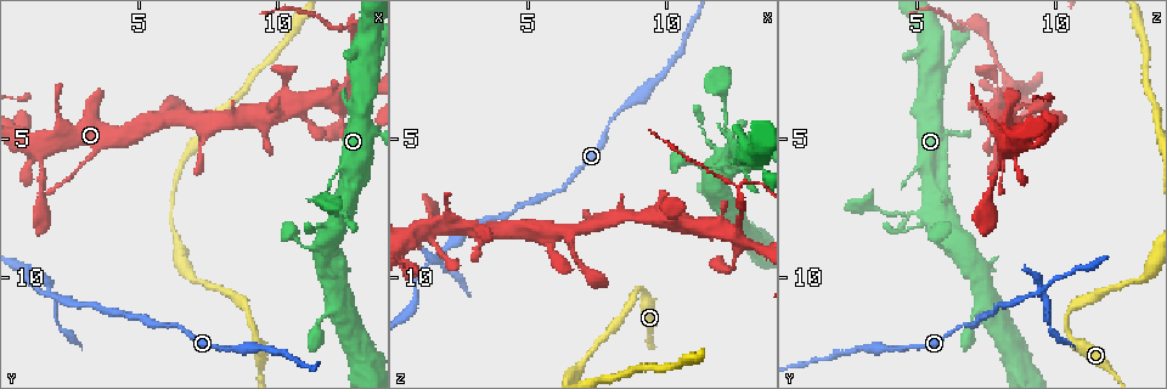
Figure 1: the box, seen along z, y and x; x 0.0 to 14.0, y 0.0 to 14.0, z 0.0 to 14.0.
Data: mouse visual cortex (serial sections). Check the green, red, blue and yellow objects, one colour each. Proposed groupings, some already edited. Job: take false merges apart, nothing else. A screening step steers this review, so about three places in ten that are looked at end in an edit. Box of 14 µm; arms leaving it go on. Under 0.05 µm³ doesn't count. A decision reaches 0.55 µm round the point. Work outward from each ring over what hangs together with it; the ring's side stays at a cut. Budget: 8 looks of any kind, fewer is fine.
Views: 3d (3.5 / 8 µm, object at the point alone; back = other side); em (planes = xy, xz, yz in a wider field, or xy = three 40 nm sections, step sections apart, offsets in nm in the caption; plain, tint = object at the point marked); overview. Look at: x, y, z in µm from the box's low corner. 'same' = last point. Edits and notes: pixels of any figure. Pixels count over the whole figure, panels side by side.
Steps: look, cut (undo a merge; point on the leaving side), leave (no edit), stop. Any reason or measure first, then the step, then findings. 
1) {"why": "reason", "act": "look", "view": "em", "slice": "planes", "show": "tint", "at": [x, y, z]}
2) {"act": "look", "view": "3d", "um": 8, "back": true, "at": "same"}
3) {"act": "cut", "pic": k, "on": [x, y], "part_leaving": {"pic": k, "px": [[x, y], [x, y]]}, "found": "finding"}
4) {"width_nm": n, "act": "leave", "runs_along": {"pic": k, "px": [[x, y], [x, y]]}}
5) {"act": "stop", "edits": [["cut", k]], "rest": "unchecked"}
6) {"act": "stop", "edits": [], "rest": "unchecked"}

{"why": "side arm on a straight run", "act": "look", "view": "3d", "um": 8, "at": [1.8, 10.7, 9.2]}

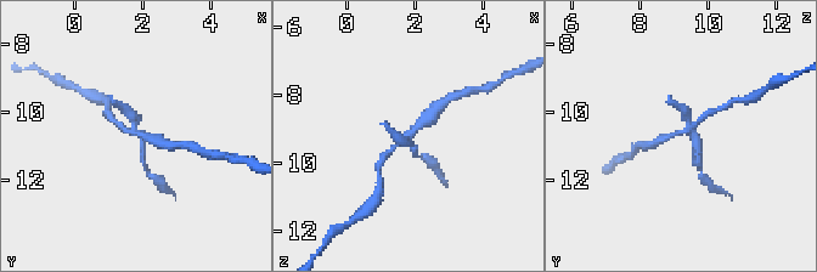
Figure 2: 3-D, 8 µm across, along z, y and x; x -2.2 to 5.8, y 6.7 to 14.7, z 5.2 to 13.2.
{"act": "look", "view": "3d", "um": 3.5, "at": [1.8, 10.6, 9.3]}

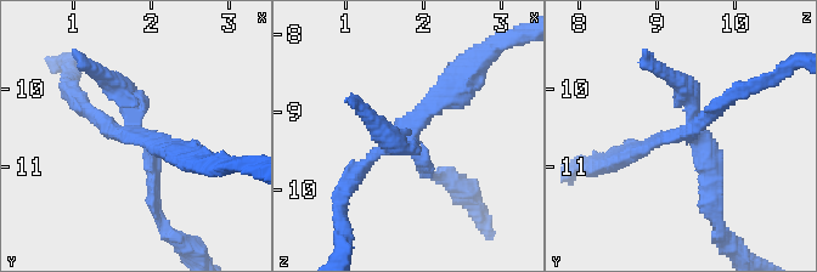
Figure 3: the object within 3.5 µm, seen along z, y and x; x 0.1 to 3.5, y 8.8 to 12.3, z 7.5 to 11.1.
{"why": "need the tissue", "act": "look", "view": "em", "slice": "xy", "step": 3, "show": "tint", "at": [1.80, 10.55, 9.25]}

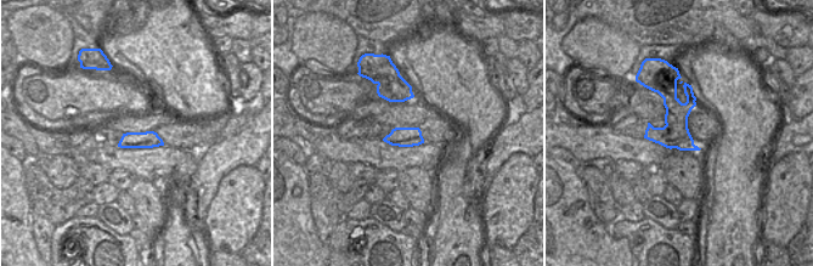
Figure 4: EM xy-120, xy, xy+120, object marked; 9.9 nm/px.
{"act": "cut", "pic": 3, "on": [694, 85], "border": {"pic": 4, "px": [[666, 123], [687, 124]]}, "found": "two cells meet here"}

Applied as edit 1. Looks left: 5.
{"why": "abrupt turn", "act": "look", "view": "3d", "um": 3.5, "at": [12.3, 3.3, 8.4]}

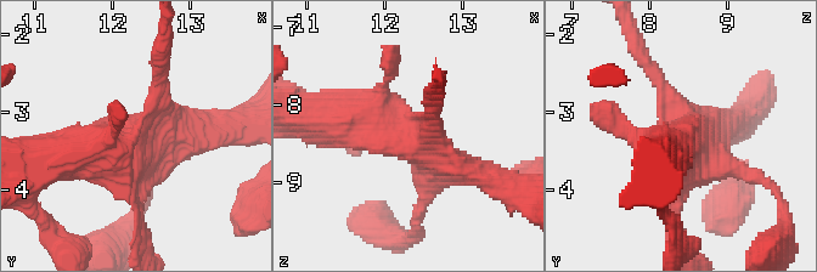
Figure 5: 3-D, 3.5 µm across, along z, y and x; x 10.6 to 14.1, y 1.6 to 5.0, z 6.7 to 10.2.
{"why": "shape alone is not enough", "act": "look", "view": "em", "slice": "xy", "step": 5, "show": "tint", "at": [12.30, 3.35, 8.45]}

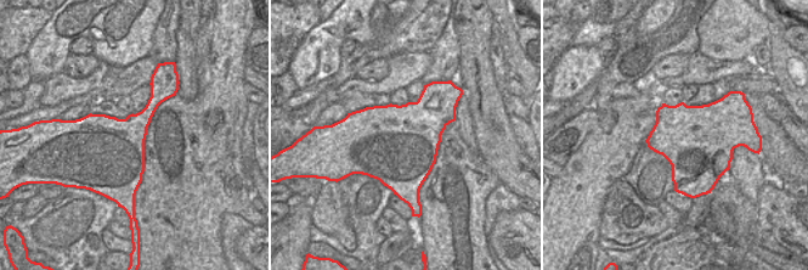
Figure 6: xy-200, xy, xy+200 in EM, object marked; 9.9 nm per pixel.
{"act": "leave", "runs_along": {"pic": 5, "px": [[35, 160], [129, 142], [159, 97]]}, "found": "all the same cell"}

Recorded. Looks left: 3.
{"why": "sharp bend", "act": "look", "view": "3d", "um": 8, "at": [12.6, 0.8, 6.7]}

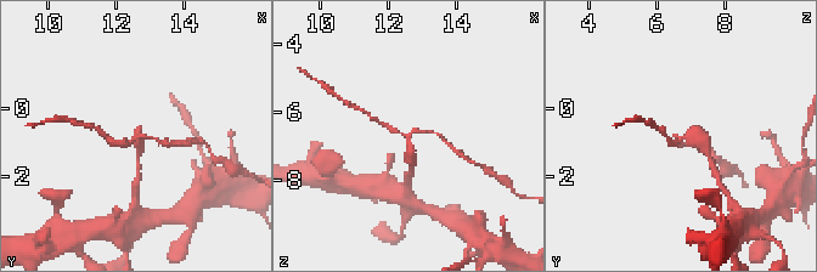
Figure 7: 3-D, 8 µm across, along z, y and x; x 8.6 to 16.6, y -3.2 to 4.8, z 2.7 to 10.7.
{"why": "zoom in", "act": "look", "view": "3d", "um": 3.5, "at": [12.6, 0.9, 6.8]}

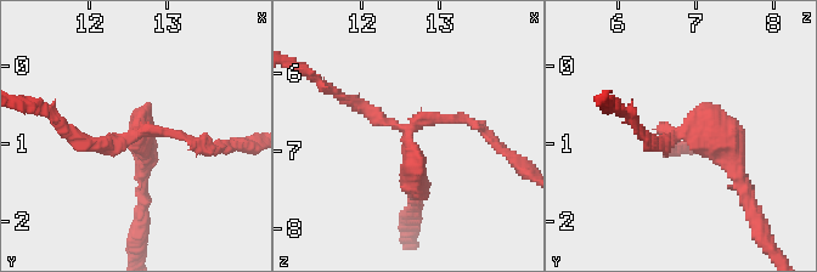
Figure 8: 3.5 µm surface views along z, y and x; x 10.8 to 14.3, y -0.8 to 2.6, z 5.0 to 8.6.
{"arms": 3, "arm_widths_nm": [150, 200, 300], "act": "cut", "pic": 8, "on": [103, 141], "part_leaving": {"pic": 8, "px": [[136, 131], [83, 142], [43, 112]]}, "found": "two cells meet here"}

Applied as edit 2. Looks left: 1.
{"act": "stop", "edits": [["cut", 3], ["cut", 8]], "rest": "unchecked"}

